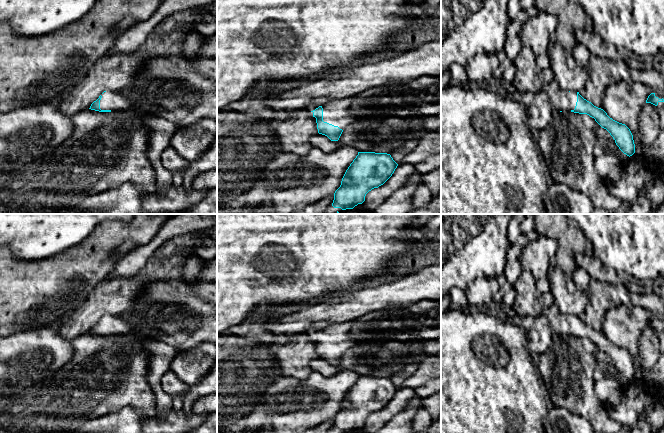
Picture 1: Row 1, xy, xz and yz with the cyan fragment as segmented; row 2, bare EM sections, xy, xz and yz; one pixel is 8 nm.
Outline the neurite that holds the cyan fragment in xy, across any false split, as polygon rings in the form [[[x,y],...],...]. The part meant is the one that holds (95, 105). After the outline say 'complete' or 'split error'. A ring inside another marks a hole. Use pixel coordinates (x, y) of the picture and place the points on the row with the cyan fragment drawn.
[[[104,91],[90,108],[99,112],[125,111],[130,107],[128,100],[118,91]]]; split error

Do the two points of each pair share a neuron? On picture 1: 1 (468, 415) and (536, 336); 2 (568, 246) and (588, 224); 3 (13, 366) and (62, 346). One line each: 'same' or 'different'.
1: different
2: different
3: same

